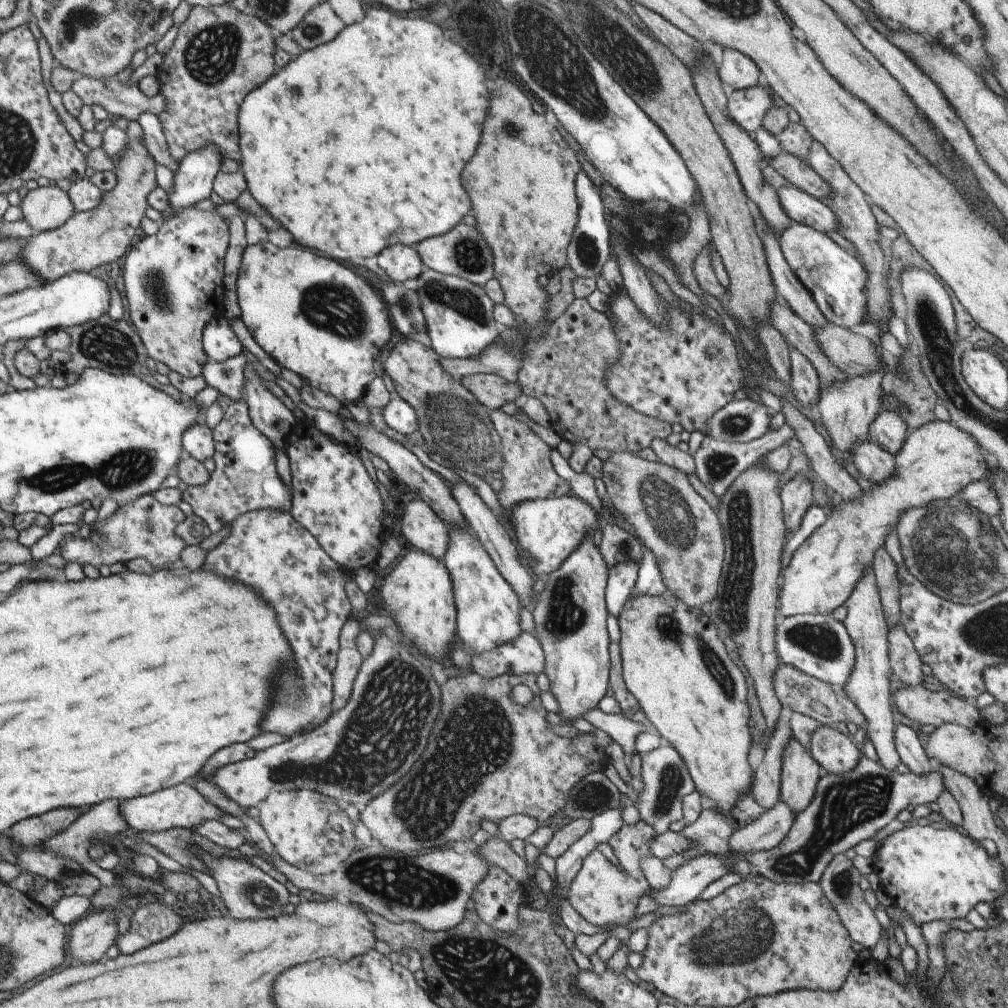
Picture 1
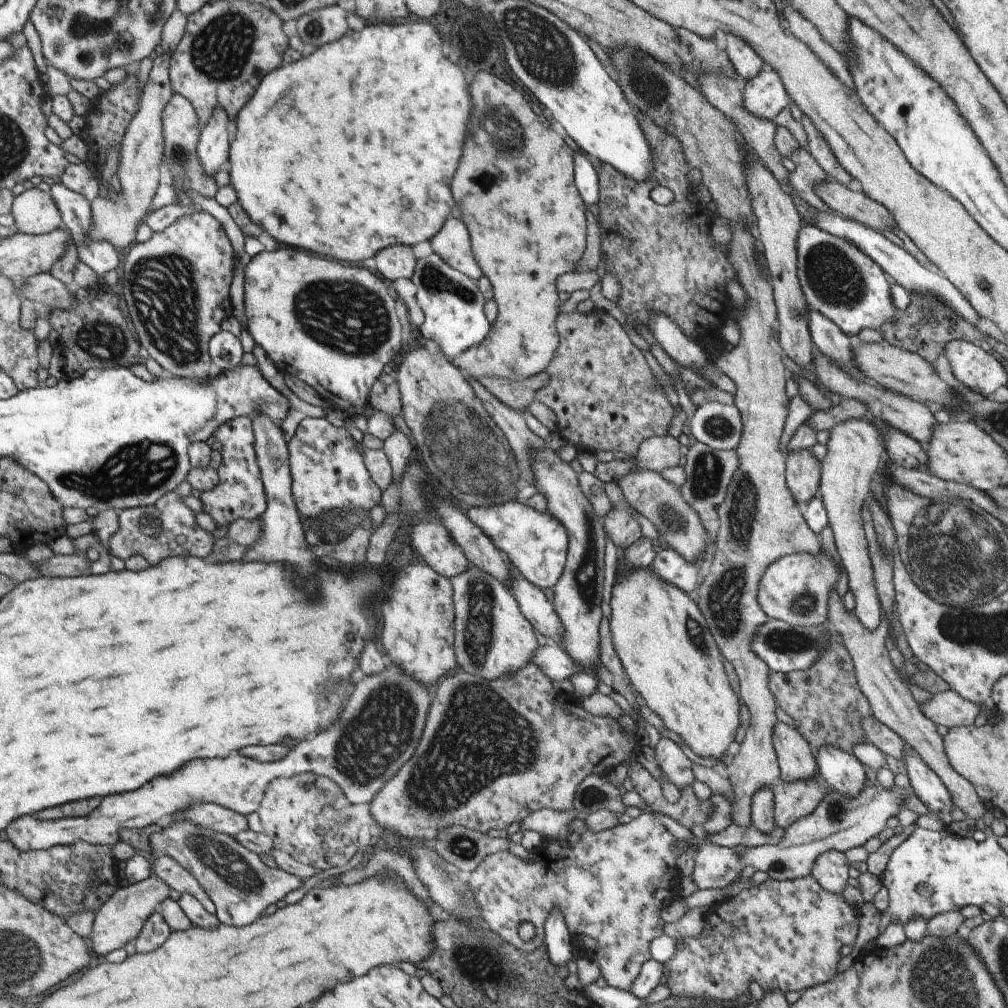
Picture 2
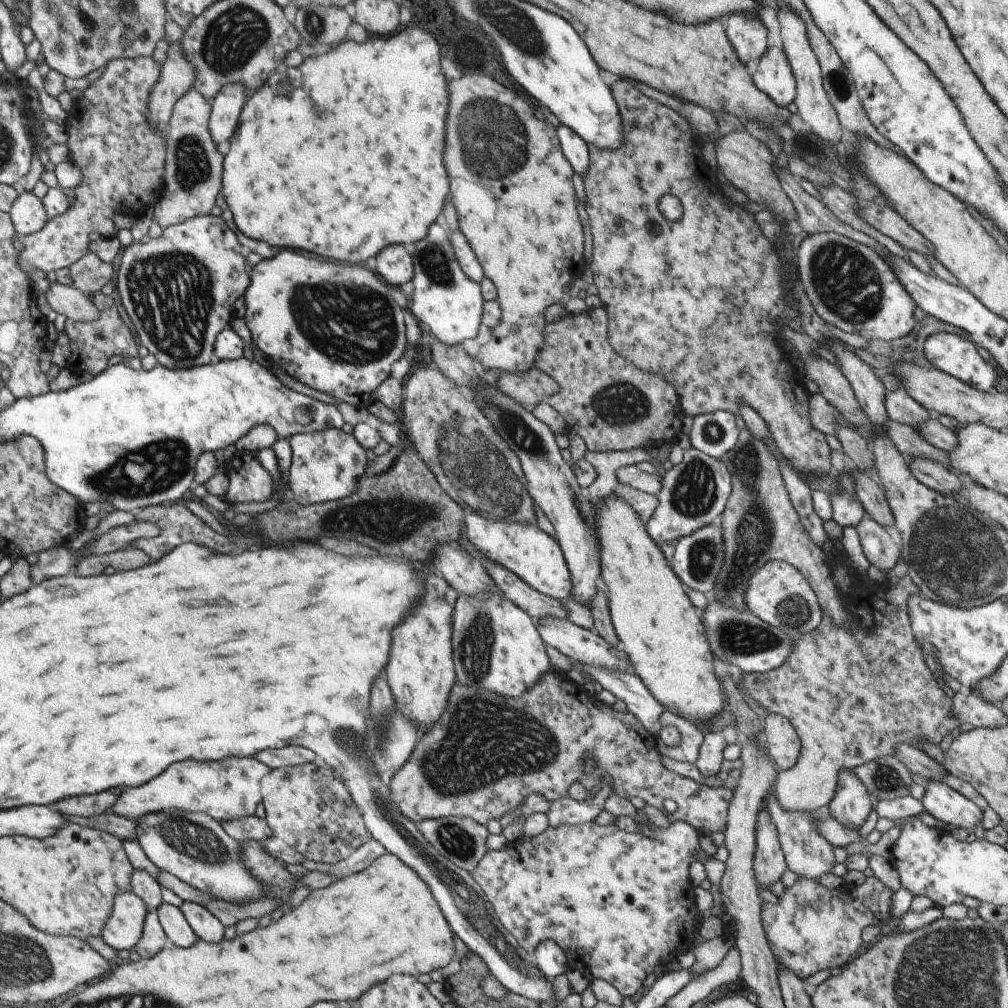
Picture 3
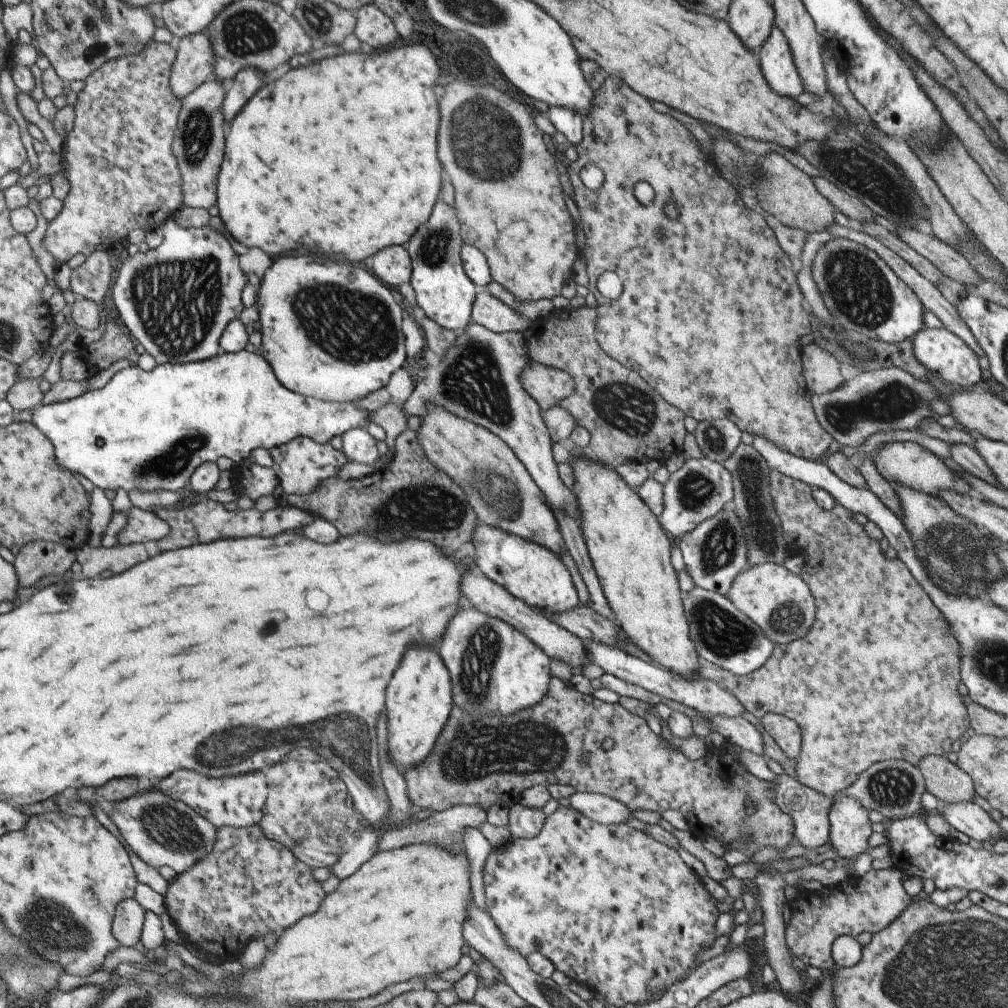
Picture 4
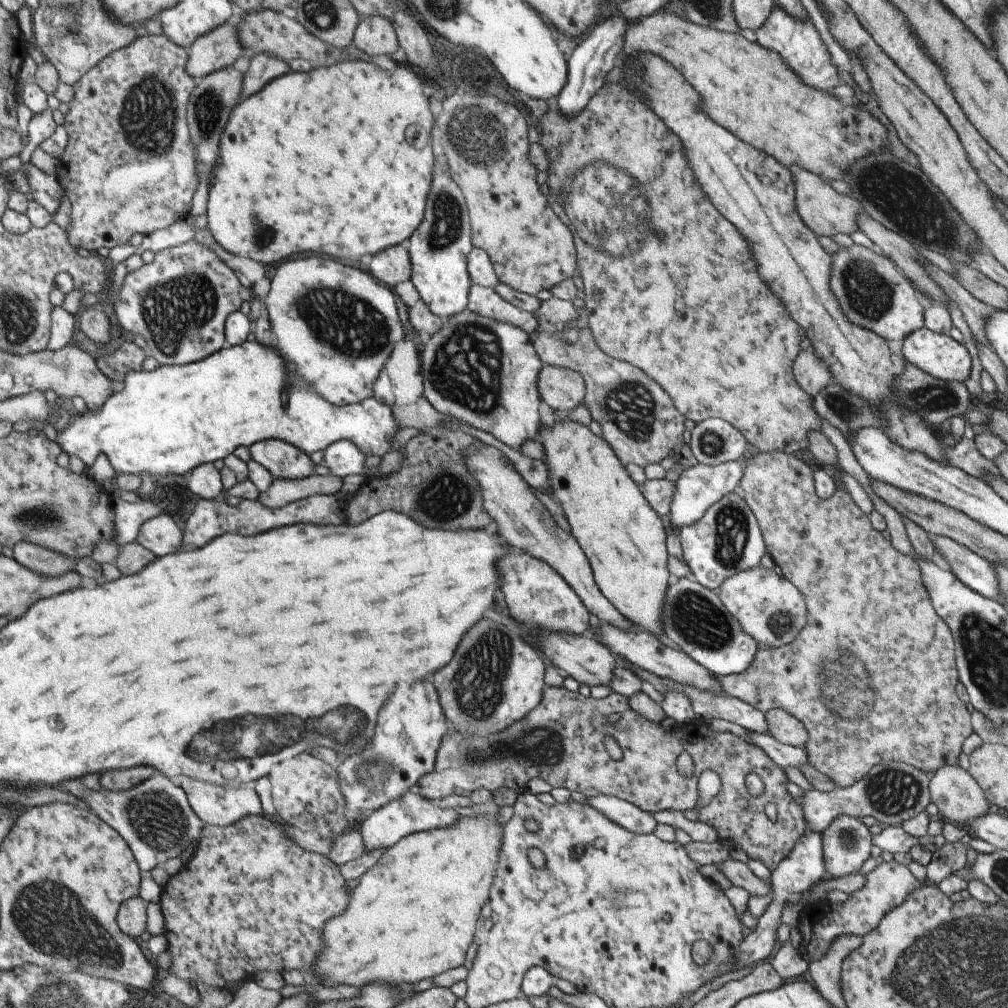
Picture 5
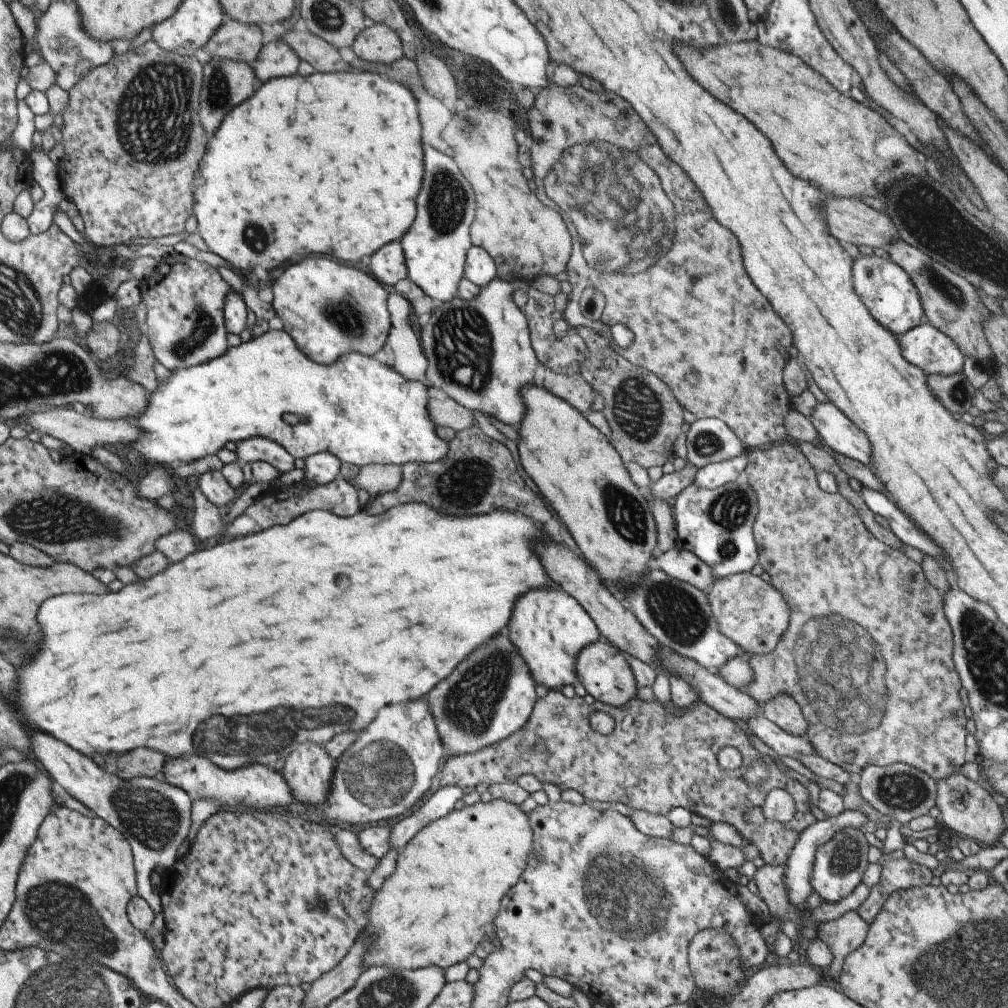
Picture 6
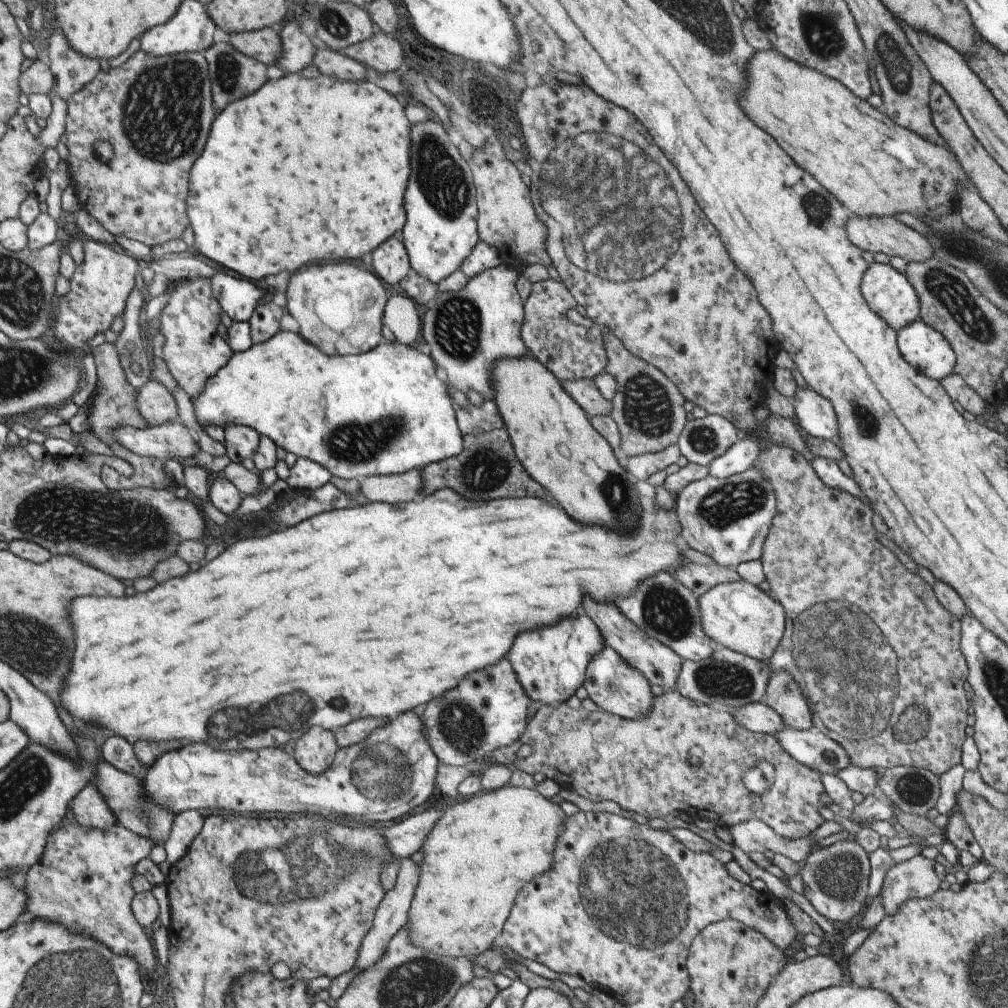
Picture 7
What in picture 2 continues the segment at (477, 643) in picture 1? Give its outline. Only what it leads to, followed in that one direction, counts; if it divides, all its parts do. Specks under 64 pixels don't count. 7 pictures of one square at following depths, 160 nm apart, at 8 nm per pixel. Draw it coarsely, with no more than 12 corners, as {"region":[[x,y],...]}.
{"region":[[469,565],[449,579],[461,671],[506,679],[539,644],[510,590]]}

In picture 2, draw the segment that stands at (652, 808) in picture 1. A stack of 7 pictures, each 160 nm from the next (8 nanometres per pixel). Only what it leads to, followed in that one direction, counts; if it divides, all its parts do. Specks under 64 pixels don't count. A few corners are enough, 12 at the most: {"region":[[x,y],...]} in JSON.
{"region":[[660,736],[653,749],[661,772],[678,790],[696,782],[693,763]]}

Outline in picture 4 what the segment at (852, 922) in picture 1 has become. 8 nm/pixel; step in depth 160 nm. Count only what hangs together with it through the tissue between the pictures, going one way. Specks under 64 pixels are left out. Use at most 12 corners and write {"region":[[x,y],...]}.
{"region":[[785,773],[770,783],[773,801],[793,821],[805,848],[828,842],[823,796]]}

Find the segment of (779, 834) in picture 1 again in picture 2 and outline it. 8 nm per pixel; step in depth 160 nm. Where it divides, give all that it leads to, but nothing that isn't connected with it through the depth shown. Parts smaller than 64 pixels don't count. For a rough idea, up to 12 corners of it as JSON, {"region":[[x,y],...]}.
{"region":[[819,772],[772,784],[776,827],[813,812],[828,791]]}

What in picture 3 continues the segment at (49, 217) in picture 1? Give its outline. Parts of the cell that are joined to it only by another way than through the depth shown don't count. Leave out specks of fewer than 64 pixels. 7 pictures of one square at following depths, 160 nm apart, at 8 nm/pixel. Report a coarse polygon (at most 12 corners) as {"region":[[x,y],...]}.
{"region":[[31,191],[15,198],[8,216],[18,238],[48,221]]}

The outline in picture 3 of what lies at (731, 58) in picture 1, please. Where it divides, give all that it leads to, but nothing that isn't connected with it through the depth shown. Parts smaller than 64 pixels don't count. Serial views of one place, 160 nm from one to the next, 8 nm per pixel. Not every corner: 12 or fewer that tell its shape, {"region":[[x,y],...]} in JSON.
{"region":[[729,14],[724,35],[743,66],[767,52],[760,18]]}

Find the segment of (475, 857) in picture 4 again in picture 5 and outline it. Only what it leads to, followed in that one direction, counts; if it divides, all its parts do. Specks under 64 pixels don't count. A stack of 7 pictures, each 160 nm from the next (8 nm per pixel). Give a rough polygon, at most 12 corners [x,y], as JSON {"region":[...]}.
{"region":[[407,791],[359,822],[364,853],[460,816]]}

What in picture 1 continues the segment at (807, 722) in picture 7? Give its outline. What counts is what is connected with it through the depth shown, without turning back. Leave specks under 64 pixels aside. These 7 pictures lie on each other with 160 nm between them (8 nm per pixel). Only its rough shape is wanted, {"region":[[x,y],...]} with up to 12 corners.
{"region":[[791,737],[782,748],[780,798],[796,814],[813,796],[819,765]]}

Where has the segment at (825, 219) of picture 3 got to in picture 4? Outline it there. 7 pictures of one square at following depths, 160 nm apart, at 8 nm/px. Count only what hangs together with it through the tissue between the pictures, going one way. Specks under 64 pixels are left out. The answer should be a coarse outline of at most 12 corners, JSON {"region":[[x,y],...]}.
{"region":[[858,227],[826,229],[872,250],[914,293],[925,311],[984,355],[969,327],[935,285]]}

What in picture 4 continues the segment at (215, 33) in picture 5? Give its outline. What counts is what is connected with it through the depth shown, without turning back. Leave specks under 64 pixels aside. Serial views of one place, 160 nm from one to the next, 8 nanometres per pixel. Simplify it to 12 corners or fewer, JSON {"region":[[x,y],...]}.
{"region":[[207,32],[183,37],[170,68],[181,100],[212,76]]}

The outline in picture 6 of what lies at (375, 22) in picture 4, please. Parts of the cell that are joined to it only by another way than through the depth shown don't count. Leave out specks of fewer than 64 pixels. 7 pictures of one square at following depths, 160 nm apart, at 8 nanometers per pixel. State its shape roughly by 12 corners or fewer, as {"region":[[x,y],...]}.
{"region":[[368,23],[351,48],[375,64],[402,57],[397,33]]}

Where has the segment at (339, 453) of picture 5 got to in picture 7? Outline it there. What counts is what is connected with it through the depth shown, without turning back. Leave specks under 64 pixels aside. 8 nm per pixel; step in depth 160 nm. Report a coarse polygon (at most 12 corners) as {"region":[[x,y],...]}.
{"region":[[297,457],[288,468],[289,490],[303,493],[329,483],[323,465]]}

